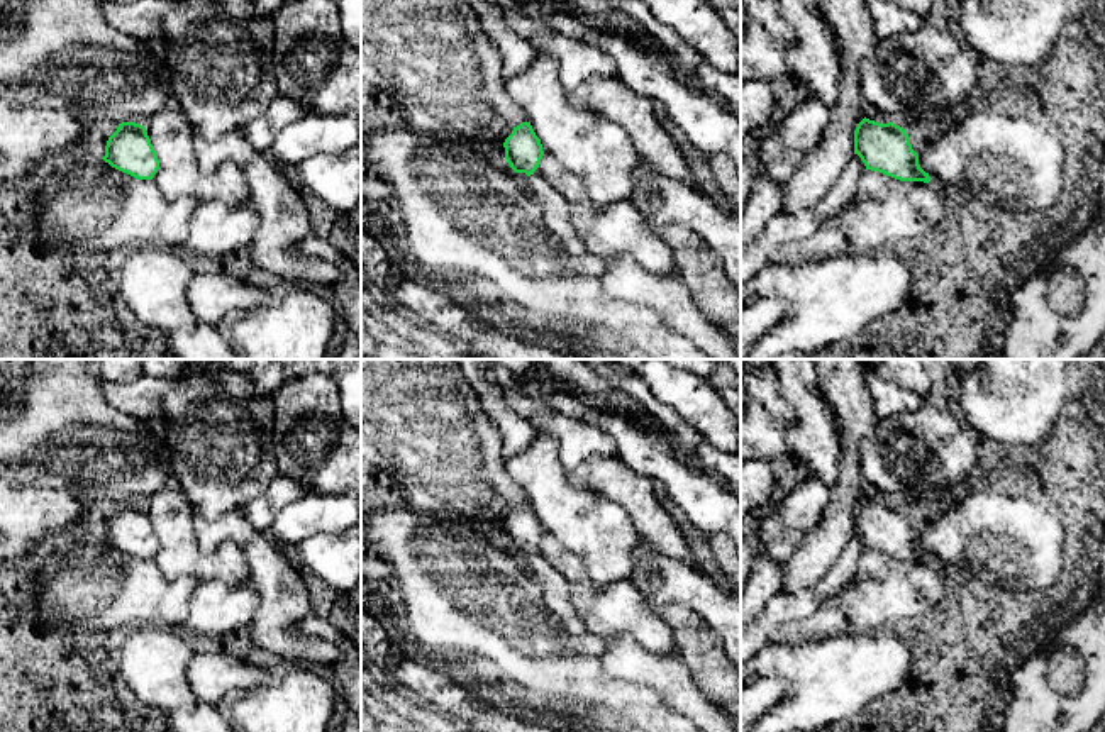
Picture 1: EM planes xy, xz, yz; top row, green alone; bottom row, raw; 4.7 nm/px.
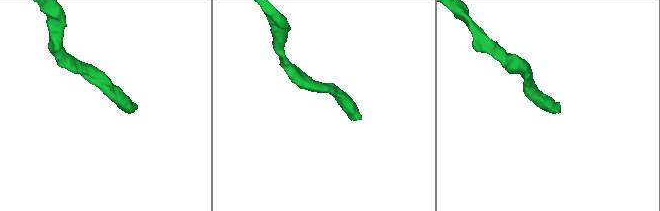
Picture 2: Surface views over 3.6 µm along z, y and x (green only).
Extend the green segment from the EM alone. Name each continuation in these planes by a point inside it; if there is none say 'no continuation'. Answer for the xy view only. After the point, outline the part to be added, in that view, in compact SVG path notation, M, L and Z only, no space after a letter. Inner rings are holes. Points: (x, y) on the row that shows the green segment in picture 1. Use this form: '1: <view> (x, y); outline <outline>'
no continuation

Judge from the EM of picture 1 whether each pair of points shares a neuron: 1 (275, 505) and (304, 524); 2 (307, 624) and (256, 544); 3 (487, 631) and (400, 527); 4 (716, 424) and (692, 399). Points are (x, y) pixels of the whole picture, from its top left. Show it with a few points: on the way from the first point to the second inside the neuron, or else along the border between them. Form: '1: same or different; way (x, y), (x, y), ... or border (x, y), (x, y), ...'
1: different; border (309, 493), (290, 502), (266, 531)
2: different; border (310, 614), (300, 622), (300, 629), (307, 636)
3: same; way (473, 605), (421, 553)
4: same; way (710, 417), (699, 405)

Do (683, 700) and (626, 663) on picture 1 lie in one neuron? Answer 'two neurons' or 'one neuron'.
one neuron

